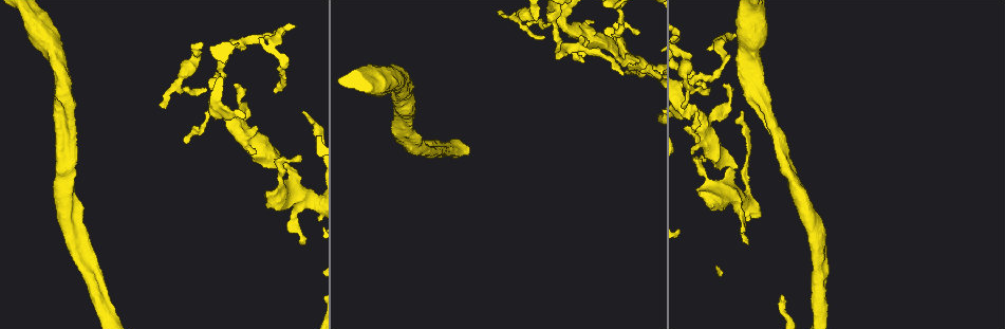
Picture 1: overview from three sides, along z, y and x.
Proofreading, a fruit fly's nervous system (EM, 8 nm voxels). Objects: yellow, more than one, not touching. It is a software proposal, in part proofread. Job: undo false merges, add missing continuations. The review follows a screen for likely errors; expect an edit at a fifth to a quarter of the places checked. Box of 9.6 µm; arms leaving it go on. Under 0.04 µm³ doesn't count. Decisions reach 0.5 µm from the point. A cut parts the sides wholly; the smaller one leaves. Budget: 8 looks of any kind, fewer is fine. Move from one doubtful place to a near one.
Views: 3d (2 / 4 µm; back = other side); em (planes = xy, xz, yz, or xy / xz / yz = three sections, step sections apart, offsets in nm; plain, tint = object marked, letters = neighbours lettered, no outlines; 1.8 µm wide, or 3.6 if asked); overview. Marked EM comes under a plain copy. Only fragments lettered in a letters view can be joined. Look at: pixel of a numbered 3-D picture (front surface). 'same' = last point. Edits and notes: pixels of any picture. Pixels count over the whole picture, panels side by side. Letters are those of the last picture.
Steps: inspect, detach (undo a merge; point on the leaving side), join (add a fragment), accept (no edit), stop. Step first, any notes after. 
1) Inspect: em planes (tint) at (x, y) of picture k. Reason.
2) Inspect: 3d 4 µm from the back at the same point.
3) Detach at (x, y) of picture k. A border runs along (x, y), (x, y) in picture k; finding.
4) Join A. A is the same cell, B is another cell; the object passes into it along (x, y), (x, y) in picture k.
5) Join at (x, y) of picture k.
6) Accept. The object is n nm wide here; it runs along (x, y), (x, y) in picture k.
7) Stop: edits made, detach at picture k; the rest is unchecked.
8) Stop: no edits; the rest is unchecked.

Inspect: 3d 4 µm at (624, 75) of picture 1.

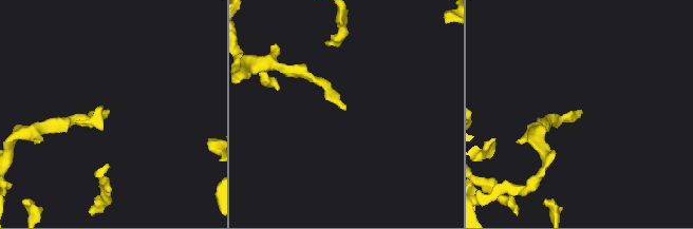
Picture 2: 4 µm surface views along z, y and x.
Inspect: em planes (letters) at (580, 113) of picture 2.

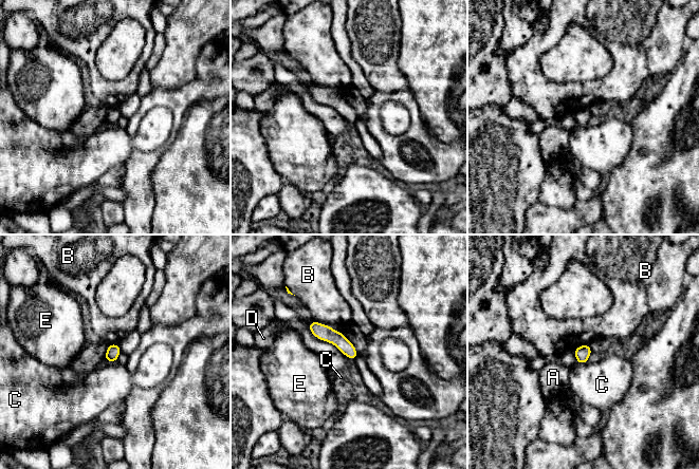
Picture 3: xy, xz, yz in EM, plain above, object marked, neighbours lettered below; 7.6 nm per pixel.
Accept. A, B, C, D and E are other cells; it runs along (312, 325), (335, 337), (353, 356) in picture 3; no lettered fragment goes on from it.

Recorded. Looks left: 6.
Inspect: em planes (tint) at (617, 38) of picture 1. Sudden change in width.

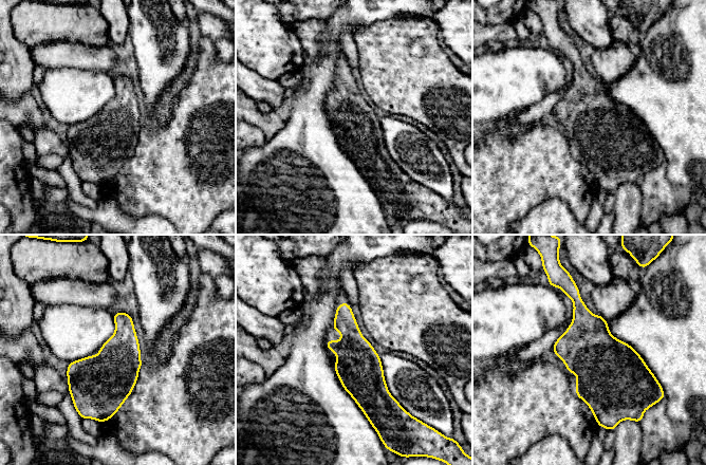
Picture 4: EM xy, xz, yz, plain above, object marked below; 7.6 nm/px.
Inspect: em planes (letters) at the same point. What lies round it.

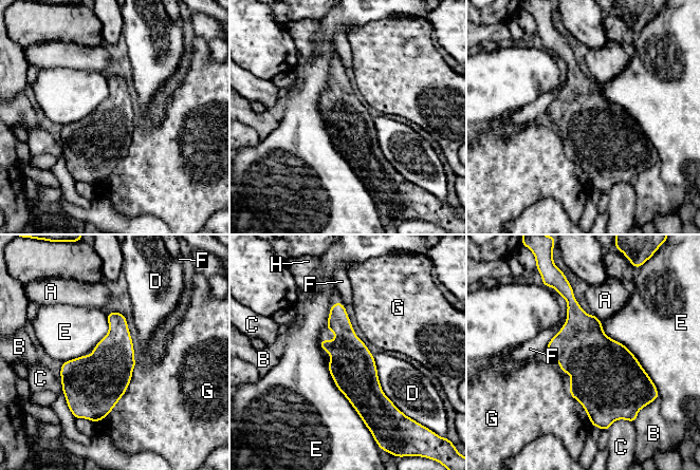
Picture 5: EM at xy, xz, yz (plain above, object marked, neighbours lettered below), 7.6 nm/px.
Join H. H is the same cell, A, B, C, D, E, F and G are other cells; the neuron continues.

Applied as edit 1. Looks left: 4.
Inspect: overview.

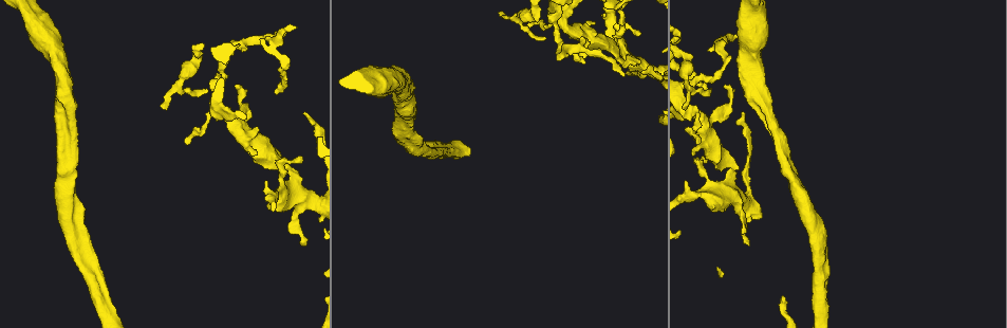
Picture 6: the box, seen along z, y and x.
Inspect: em xz step 4 (letters) at (236, 87) of picture 6. Tapers out.

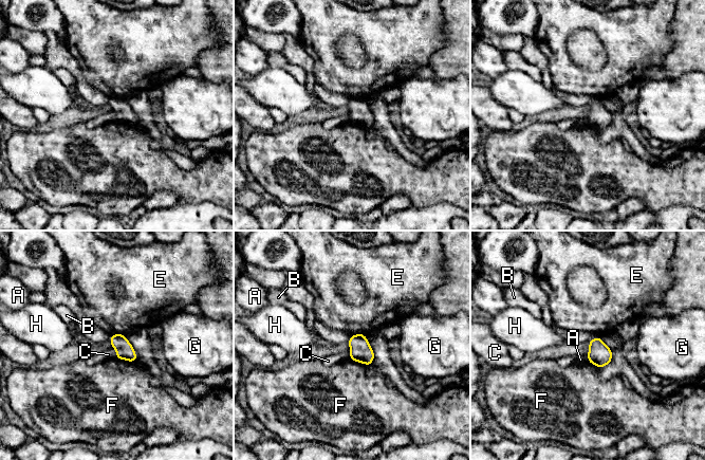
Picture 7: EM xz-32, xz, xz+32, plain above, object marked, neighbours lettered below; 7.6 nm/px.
Accept. A, B, C, E, F, G and H are other cells; a border runs along (112, 346), (116, 356) in picture 7; none of them fits.

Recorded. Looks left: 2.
Stop: edits made, join at picture 5; the rest is unchecked.

